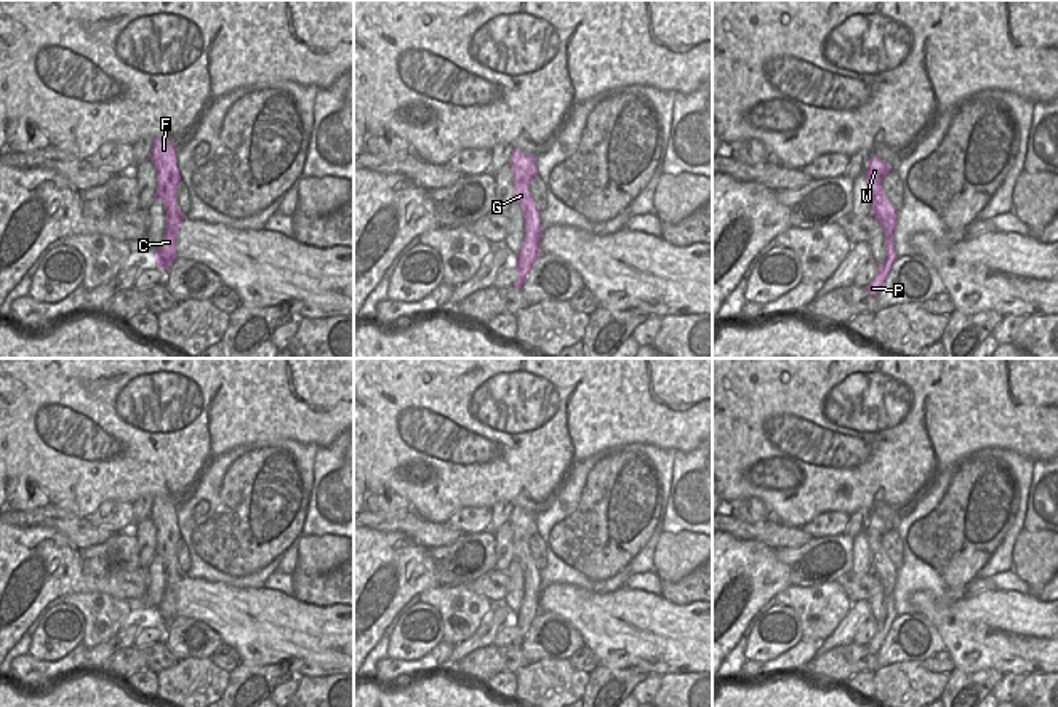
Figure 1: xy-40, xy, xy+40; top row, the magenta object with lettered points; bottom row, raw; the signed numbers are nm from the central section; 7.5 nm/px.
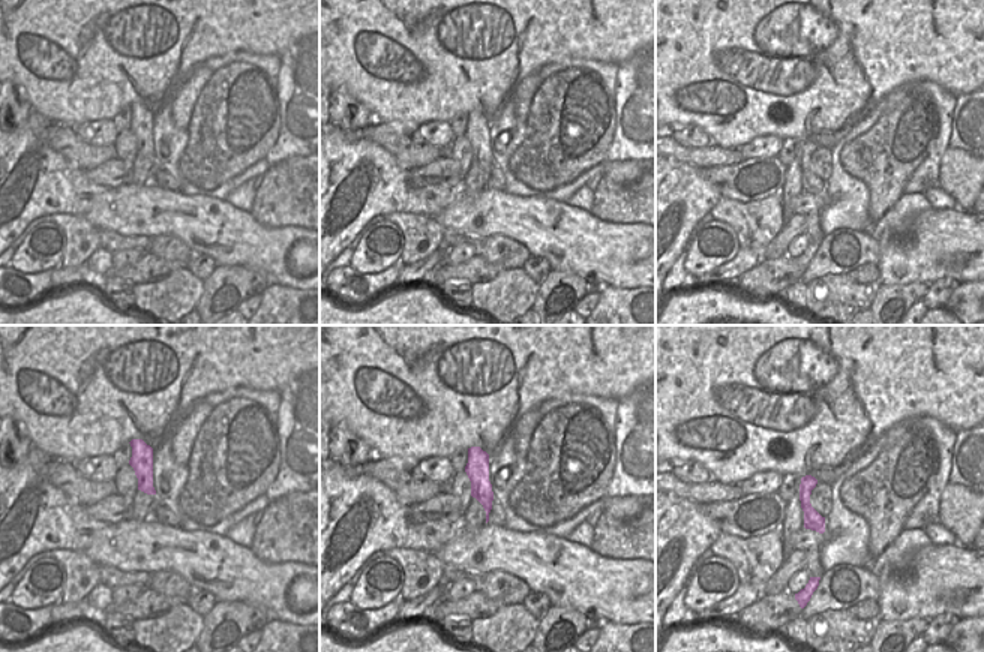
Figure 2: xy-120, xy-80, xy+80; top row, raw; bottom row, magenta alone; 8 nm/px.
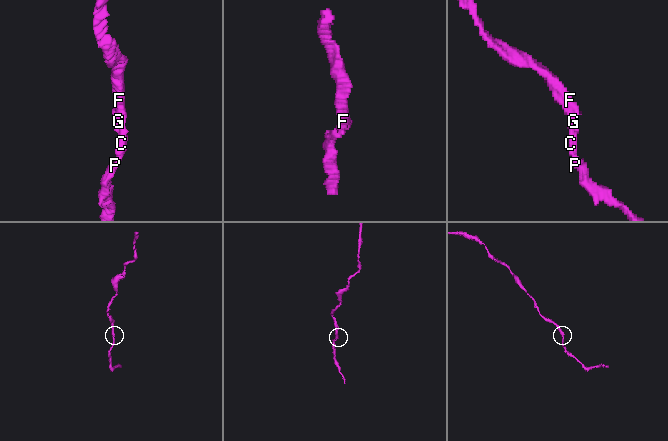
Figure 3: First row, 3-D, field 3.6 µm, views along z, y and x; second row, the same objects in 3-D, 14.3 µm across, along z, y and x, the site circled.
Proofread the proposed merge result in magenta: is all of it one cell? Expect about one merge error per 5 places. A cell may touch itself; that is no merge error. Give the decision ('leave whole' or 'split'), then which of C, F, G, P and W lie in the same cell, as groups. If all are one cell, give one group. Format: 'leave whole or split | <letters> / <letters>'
leave whole | C F G P W

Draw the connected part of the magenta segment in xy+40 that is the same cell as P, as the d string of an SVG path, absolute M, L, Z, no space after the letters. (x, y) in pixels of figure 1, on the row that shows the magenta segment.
M871 154L871 158L868 162L866 170L866 179L868 186L871 189L871 216L874 216L880 229L885 234L885 259L882 264L877 264L877 272L872 278L872 282L866 286L866 291L871 296L877 296L896 256L896 251L893 248L893 230L896 227L896 208L890 203L887 198L880 182L885 178L887 173L890 173L888 163Z

